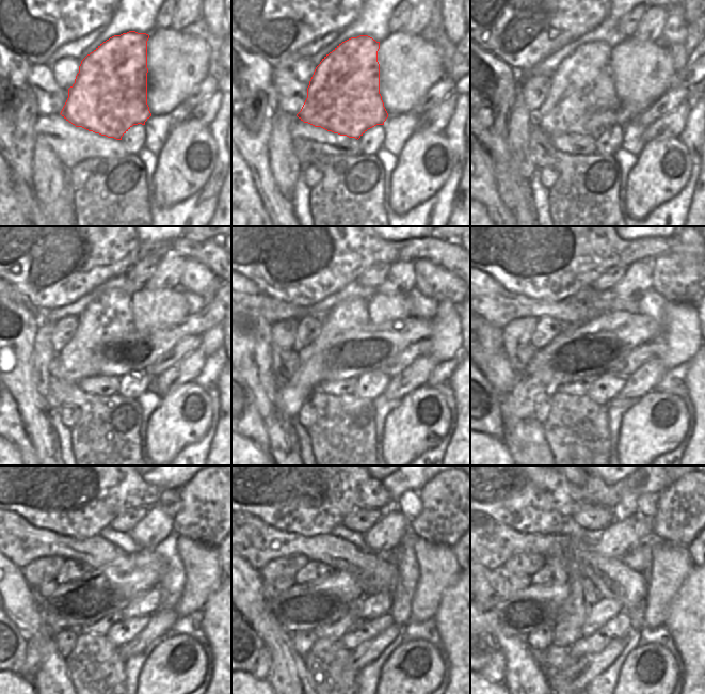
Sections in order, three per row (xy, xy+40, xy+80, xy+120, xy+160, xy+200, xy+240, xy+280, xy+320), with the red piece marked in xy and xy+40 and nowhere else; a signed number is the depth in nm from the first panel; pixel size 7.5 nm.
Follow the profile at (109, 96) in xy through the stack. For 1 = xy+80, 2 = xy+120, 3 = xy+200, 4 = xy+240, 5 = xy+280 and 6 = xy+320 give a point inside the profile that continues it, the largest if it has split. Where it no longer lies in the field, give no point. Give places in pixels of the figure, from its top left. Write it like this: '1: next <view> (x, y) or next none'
1: next xy+80 (582, 81)
2: next xy+120 (108, 318)
3: next xy+200 (519, 404)
4: next xy+240 (39, 645)
5: next xy+280 (262, 669)
6: next xy+320 (494, 671)

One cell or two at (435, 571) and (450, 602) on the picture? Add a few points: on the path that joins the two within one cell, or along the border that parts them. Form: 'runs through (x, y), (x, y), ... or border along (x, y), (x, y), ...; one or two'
border along (459, 572), (444, 592), (434, 613); two

